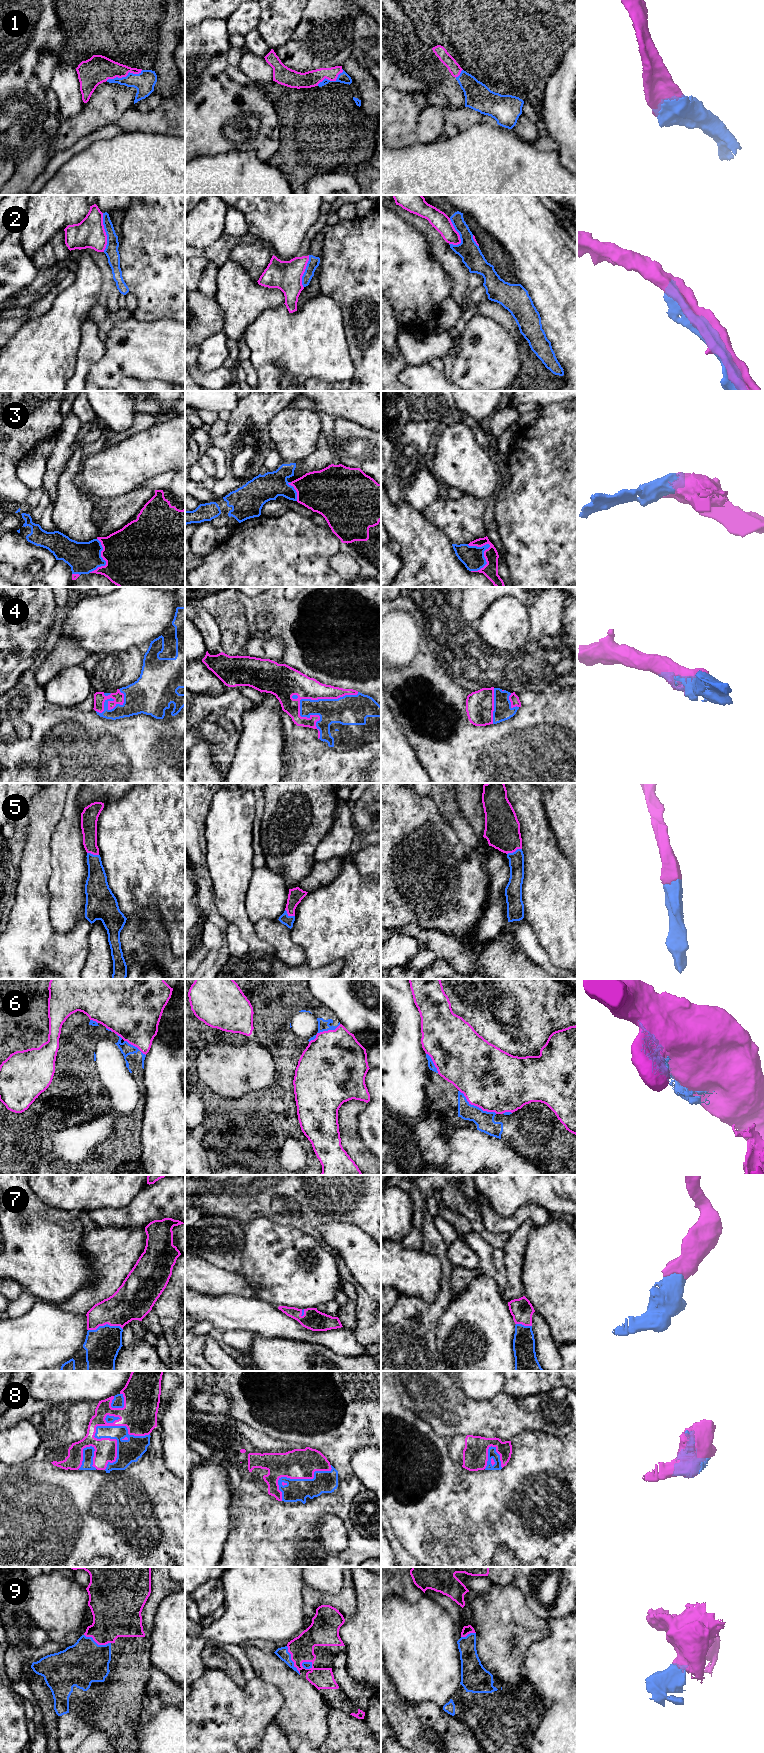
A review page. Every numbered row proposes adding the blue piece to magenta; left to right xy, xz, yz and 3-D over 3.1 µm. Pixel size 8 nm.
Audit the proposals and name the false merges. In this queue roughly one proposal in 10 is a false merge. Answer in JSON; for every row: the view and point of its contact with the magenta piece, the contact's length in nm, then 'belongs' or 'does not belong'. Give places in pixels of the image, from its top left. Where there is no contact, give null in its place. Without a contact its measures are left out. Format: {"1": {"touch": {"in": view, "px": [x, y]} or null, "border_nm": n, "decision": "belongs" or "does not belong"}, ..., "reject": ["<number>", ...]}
{"1": {"touch": {"in": "xy", "px": [124, 76]}, "border_nm": 300, "decision": "belongs"}, "2": {"touch": {"in": "xy", "px": [105, 232]}, "border_nm": 320, "decision": "does not belong"}, "3": {"touch": {"in": "yz", "px": [486, 561]}, "border_nm": 280, "decision": "belongs"}, "4": {"touch": {"in": "xz", "px": [321, 698]}, "border_nm": 500, "decision": "belongs"}, "5": {"touch": {"in": "yz", "px": [514, 851]}, "border_nm": 130, "decision": "belongs"}, "6": {"touch": {"in": "yz", "px": [477, 1106]}, "border_nm": 360, "decision": "does not belong"}, "7": {"touch": {"in": "xy", "px": [105, 1324]}, "border_nm": 280, "decision": "belongs"}, "8": {"touch": {"in": "xy", "px": [95, 1431]}, "border_nm": 460, "decision": "belongs"}, "9": {"touch": {"in": "xz", "px": [291, 1659]}, "border_nm": 260, "decision": "belongs"}, "reject": ["2", "6"]}

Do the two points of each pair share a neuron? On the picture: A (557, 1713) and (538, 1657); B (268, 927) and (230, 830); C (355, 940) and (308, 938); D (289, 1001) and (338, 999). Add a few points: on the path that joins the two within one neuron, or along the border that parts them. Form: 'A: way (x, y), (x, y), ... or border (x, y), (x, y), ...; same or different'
A: way (557, 1699), (557, 1676), (552, 1671); same
B: border (253, 923), (255, 933), (267, 943); different
C: way (343, 938), (320, 938); same
D: border (308, 989), (315, 998), (326, 1006); different

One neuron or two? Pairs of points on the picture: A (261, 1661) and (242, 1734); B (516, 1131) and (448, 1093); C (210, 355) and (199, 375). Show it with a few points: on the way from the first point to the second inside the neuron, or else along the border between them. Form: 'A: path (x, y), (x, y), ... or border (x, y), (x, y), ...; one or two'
A: border (256, 1677), (272, 1683), (278, 1689); two
B: path (503, 1118), (480, 1118), (476, 1114), (466, 1111); one
C: border (199, 347), (198, 365), (202, 370), (222, 366); two

